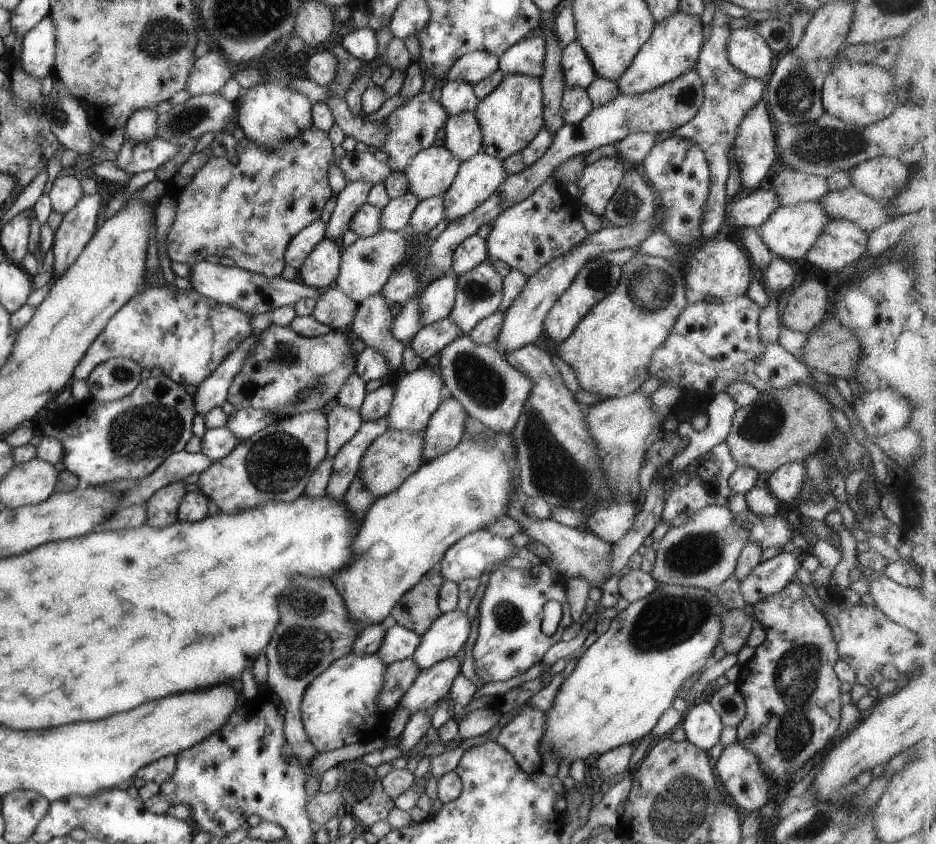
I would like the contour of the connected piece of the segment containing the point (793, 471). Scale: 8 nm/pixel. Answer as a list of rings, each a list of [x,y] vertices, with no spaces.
[[[790,462],[764,477],[763,482],[779,502],[792,503],[801,494],[806,472],[806,466],[802,462]]]

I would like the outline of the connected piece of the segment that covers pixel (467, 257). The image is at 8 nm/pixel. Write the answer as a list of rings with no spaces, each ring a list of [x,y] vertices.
[[[477,234],[469,236],[453,252],[451,271],[456,276],[464,274],[478,266],[488,256],[487,240]]]

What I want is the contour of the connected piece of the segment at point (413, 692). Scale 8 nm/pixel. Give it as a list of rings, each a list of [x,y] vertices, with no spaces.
[[[455,656],[420,671],[412,686],[400,699],[400,706],[406,708],[411,715],[429,710],[440,699],[448,696],[454,679],[460,672],[460,662]]]

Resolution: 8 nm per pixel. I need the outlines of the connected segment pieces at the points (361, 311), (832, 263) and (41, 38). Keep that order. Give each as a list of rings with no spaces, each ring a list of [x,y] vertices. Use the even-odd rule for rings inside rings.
[[[381,292],[364,299],[357,307],[350,324],[352,331],[366,347],[377,350],[388,363],[389,369],[401,370],[403,342],[396,340],[391,331],[392,312]]]
[[[830,219],[805,254],[808,262],[823,270],[841,271],[867,251],[869,233],[853,222]]]
[[[46,15],[23,38],[20,54],[22,68],[37,79],[44,79],[54,73],[56,35],[53,19]]]

